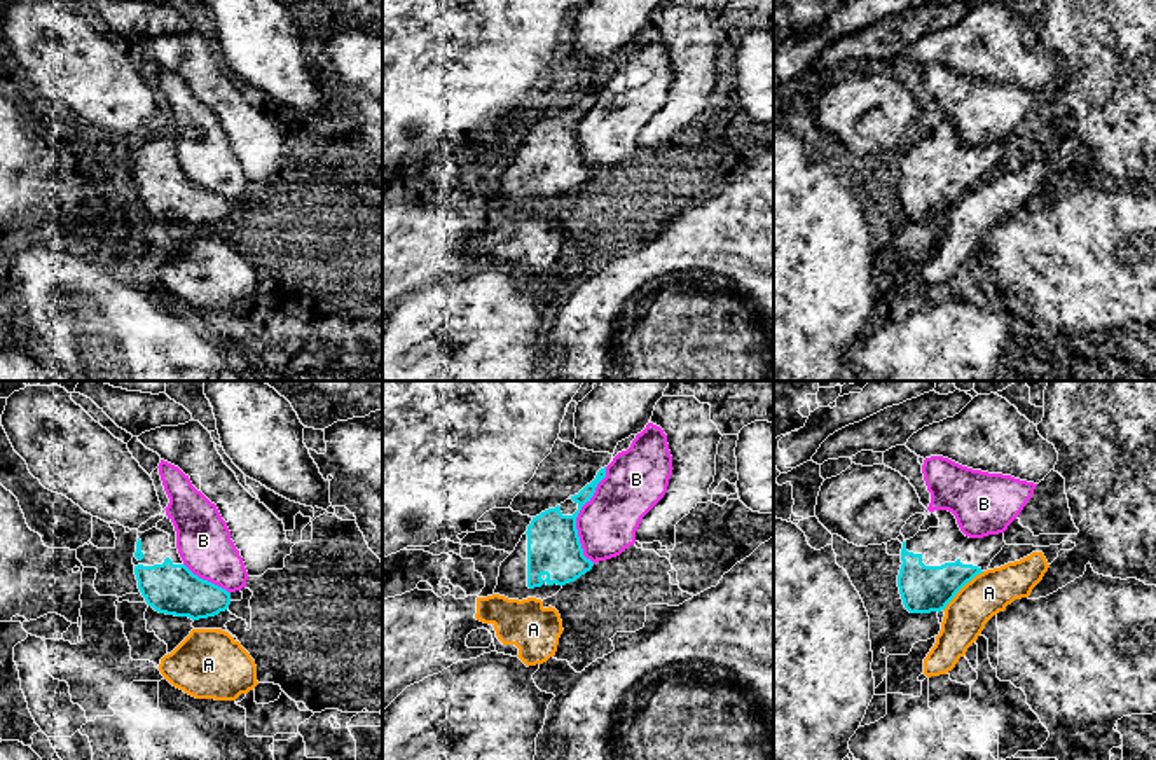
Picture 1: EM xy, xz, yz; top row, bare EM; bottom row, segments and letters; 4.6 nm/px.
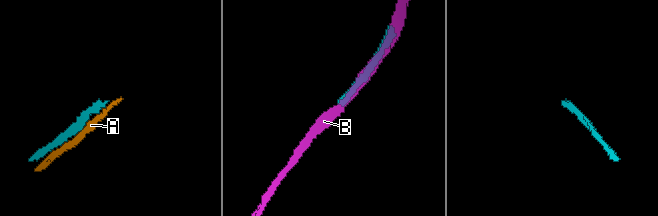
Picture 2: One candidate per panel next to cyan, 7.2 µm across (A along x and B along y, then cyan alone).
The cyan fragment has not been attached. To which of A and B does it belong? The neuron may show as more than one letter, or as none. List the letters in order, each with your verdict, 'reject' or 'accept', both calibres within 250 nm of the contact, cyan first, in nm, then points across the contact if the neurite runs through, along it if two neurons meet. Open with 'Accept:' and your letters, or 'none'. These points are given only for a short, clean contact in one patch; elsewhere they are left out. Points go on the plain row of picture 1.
Accept: none
A: reject | 220/200 nm
B: reject | 240/280 nm

